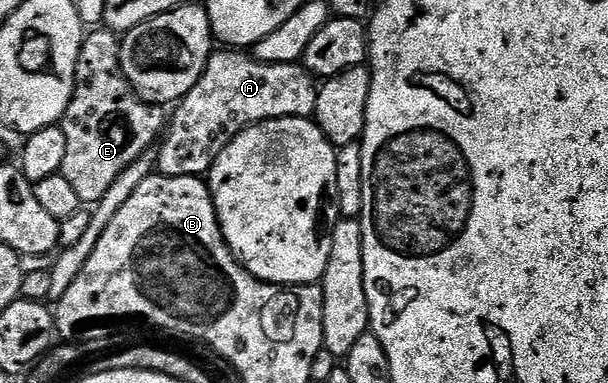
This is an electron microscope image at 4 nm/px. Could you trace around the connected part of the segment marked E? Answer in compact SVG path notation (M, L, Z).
M104 27L94 28L90 33L93 34L81 42L79 63L75 63L73 98L59 122L63 135L67 135L67 155L60 173L70 181L82 203L101 201L107 195L107 187L135 159L158 144L167 125L166 110L159 105L148 105L123 75L118 34Z

